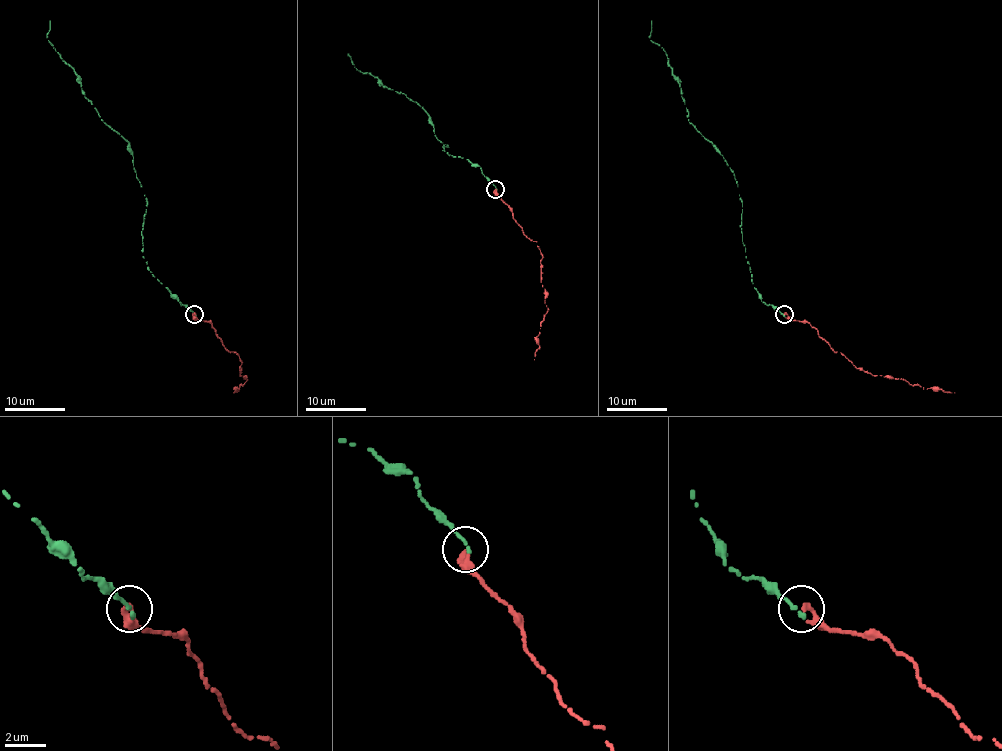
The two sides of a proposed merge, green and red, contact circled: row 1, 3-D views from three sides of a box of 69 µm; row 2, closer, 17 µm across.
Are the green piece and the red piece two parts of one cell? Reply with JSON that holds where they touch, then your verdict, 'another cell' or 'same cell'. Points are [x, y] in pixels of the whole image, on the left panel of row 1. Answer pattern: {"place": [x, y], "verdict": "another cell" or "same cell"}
{"place": [194, 314], "verdict": "same cell"}

